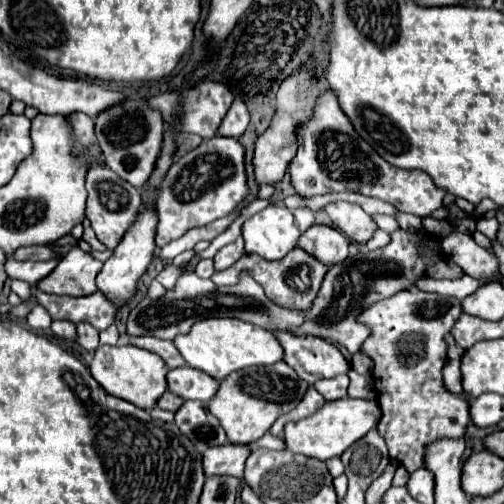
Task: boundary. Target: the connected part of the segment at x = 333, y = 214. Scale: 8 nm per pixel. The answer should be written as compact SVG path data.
M334 202L334 204L328 204L324 210L332 218L334 226L352 242L366 242L376 230L376 224L372 222L372 218L358 204Z

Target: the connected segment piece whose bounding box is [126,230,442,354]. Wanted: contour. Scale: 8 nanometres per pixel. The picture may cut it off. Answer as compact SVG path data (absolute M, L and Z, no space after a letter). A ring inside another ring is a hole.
M396 230L390 234L390 242L384 248L360 252L358 256L350 256L344 262L340 262L340 266L332 266L322 282L318 298L314 300L308 312L276 306L272 300L266 298L264 290L248 274L244 274L242 280L232 288L218 288L212 280L200 280L192 272L180 276L176 286L172 290L166 290L166 294L160 300L144 298L142 302L138 302L128 314L126 332L130 336L156 336L164 340L174 340L176 334L188 332L190 326L198 320L234 316L258 324L266 330L288 330L292 334L312 334L330 338L338 344L344 344L348 352L354 354L362 348L370 334L368 326L358 322L360 310L366 310L374 302L390 298L392 294L410 290L412 286L416 286L418 280L428 278L428 266L442 260L434 250L426 250L424 254L420 254L420 242L424 242L424 238L430 238L430 234L410 234L404 230Z

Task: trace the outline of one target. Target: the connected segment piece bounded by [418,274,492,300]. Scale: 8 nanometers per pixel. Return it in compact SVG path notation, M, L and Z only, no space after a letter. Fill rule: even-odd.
M464 274L458 280L422 280L418 284L418 288L428 290L428 292L438 292L438 294L444 294L444 296L456 296L458 300L464 300L466 296L474 294L480 286L490 284L490 282L492 280L478 280L478 278Z

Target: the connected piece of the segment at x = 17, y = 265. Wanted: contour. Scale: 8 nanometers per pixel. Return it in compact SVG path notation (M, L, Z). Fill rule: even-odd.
M8 258L4 264L4 272L8 274L10 280L18 278L24 280L28 284L38 284L42 278L46 278L54 268L56 268L58 260L46 260L46 262L20 262L14 258Z

